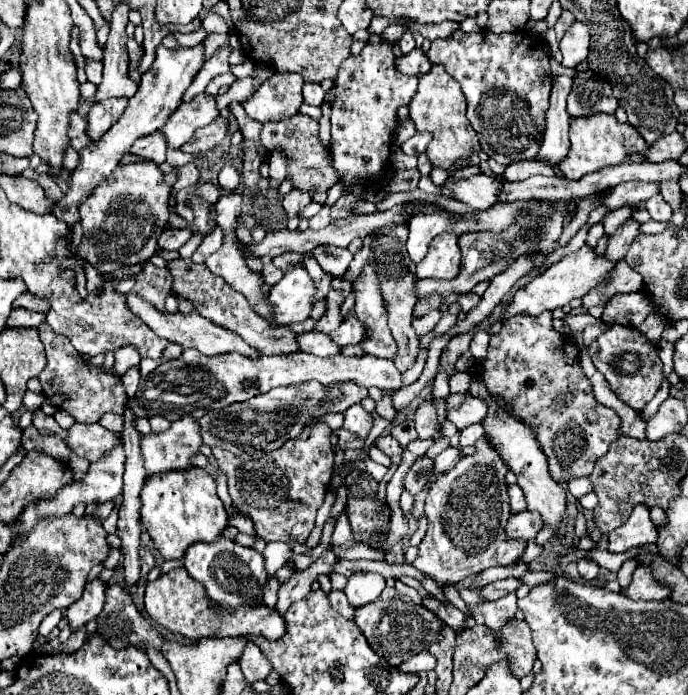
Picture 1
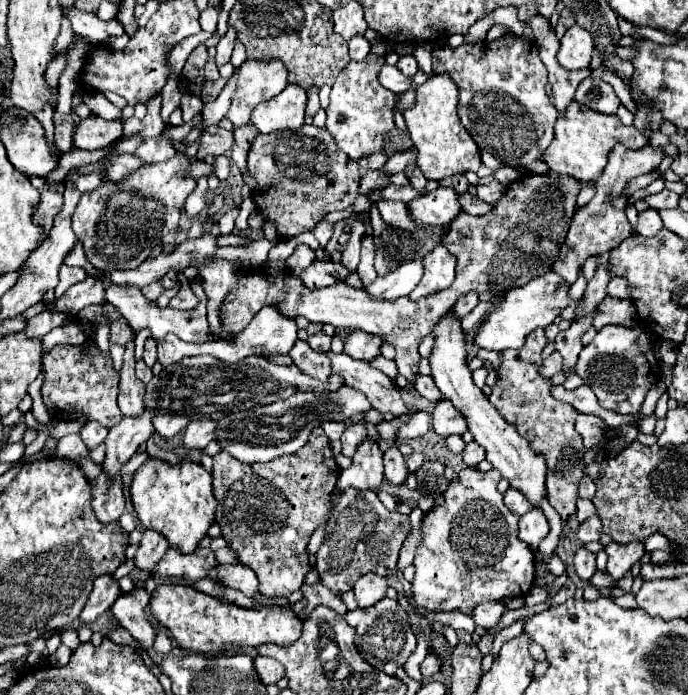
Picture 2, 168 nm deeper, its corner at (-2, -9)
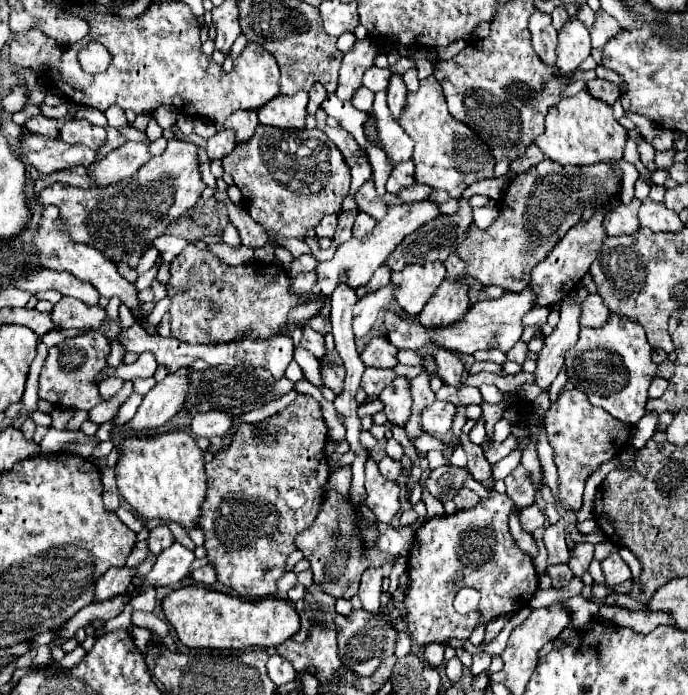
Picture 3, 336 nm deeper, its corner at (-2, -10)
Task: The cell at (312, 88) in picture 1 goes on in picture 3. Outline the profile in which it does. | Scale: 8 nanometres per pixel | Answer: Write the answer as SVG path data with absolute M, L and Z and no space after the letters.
M314 83L314 87L310 89L310 101L308 101L307 105L307 113L310 113L310 115L314 115L316 113L316 109L320 107L320 103L326 99L326 89L320 85L320 83Z

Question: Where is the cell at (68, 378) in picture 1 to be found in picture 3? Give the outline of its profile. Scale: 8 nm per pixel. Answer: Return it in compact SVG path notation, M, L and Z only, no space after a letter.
M76 333L72 337L66 337L62 343L54 345L48 351L48 357L44 361L40 379L38 379L38 395L40 399L52 401L56 407L68 409L92 409L102 399L98 393L98 385L94 383L94 377L106 367L106 355L110 351L108 339L100 333Z

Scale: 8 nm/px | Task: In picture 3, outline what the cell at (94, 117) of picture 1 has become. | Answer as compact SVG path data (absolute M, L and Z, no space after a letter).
M68 119L60 129L60 139L64 143L82 143L90 149L100 149L106 139L106 129L98 127L86 119Z

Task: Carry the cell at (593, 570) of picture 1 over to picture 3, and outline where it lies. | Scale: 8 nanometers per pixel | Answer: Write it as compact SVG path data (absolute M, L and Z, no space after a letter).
M578 543L578 545L572 549L568 567L572 569L572 573L574 573L576 577L582 577L582 573L588 571L588 565L590 565L590 561L592 561L592 555L594 555L594 545L592 545L592 543Z

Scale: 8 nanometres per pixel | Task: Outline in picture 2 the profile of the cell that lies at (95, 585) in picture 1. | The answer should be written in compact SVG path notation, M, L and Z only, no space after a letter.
M100 576L94 582L94 588L90 592L90 598L80 614L82 624L94 624L102 612L106 612L118 598L120 588L118 582L112 576Z

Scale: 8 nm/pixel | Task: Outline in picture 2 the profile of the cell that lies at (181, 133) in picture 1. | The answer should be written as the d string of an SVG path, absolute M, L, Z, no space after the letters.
M158 134L154 138L148 138L144 142L144 146L140 146L136 150L136 156L144 158L146 164L154 164L154 162L166 162L172 160L178 154L178 150L174 148L172 140L166 134Z

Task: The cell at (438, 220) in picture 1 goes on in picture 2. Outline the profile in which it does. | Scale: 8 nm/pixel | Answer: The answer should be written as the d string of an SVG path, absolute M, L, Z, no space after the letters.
M414 260L398 266L396 270L388 272L382 278L376 278L372 286L368 286L368 294L372 298L384 298L384 300L396 300L400 296L408 296L412 288L420 282L424 274L424 262Z

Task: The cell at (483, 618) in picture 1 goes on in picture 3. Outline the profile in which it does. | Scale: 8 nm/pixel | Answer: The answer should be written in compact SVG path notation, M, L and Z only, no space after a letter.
M476 653L476 655L474 655L474 663L472 663L472 667L470 667L472 675L480 675L480 673L488 671L490 659L492 659L492 657L490 657L488 653Z

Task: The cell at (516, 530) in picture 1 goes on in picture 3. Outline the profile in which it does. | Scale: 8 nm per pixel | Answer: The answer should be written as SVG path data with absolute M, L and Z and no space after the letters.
M530 505L530 507L524 507L524 509L520 511L522 529L528 531L528 533L532 533L532 531L538 529L538 527L542 527L544 521L546 521L546 517L544 517L544 513L538 509L538 505Z

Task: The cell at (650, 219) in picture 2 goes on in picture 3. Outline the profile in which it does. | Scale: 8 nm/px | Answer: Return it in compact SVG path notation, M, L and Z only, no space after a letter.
M632 199L632 203L616 205L612 211L604 215L604 231L606 235L624 235L624 233L636 233L638 231L638 219L636 211L640 207L638 199Z

